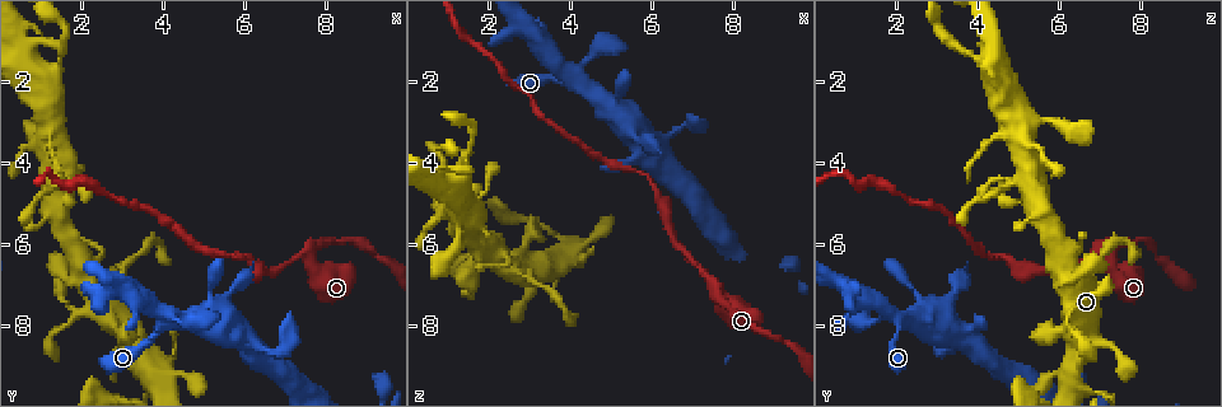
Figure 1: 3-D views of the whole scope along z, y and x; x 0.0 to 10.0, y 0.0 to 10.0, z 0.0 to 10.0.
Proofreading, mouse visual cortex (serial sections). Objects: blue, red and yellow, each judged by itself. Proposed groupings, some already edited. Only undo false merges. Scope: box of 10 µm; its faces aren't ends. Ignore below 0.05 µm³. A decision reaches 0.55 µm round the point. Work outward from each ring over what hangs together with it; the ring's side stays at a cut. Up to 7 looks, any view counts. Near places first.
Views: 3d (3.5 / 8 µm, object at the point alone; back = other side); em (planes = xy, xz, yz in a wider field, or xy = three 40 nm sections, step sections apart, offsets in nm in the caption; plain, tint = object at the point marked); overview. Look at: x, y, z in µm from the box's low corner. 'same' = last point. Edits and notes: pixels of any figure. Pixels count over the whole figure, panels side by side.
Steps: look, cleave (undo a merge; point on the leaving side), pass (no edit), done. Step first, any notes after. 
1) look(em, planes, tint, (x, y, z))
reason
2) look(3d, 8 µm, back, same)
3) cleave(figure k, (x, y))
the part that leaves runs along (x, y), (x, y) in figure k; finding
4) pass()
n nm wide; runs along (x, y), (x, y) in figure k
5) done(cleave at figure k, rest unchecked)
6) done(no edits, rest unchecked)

look(3d, 3.5 µm, (1.80, 7.90, 6.15))
three-way junction

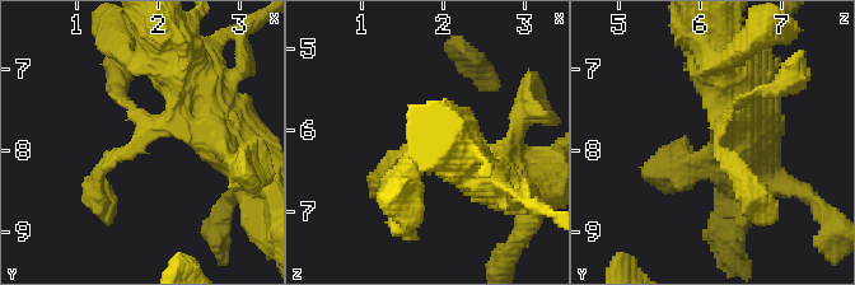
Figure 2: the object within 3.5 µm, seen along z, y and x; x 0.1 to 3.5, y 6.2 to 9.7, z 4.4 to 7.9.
look(em, xy, step 3, tint, (1.75, 7.90, 6.20))
3 arms; arms of 150, 200, 450 nm

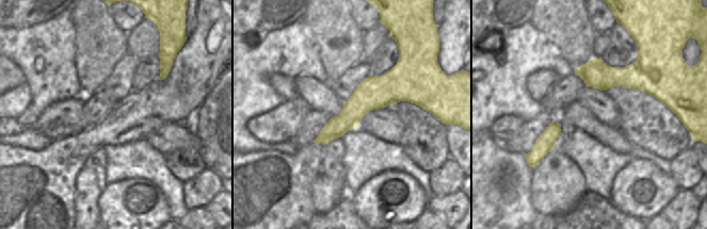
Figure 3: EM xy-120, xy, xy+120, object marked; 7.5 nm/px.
pass()
runs along (197, 87), (99, 169), (99, 196) in figure 2; continuous, no second cell

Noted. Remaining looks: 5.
look(3d, 8 µm, back, (7.55, 6.30, 7.15))

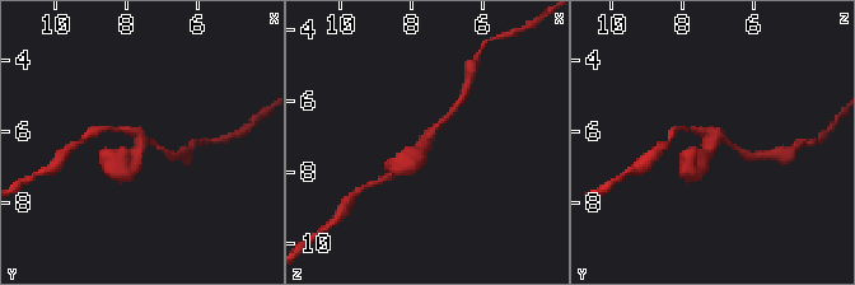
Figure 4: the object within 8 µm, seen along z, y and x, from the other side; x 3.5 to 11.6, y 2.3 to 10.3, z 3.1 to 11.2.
look(3d, 3.5 µm, back, same)

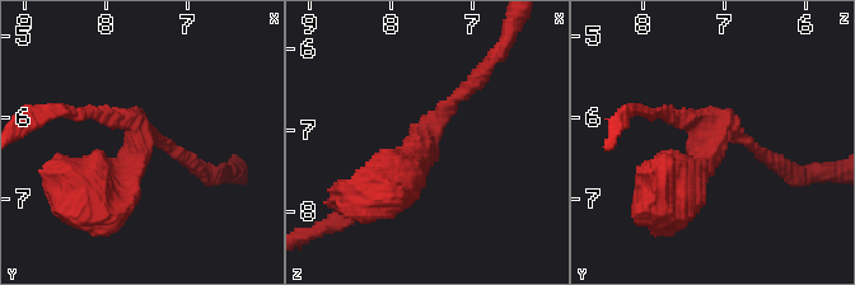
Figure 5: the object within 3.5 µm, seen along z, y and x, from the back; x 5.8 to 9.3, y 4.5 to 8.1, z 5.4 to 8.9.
look(em, xy, step 2, tint, (7.55, 6.25, 7.10))
3 arms; arms of 150, 200, 500 nm; now the EM

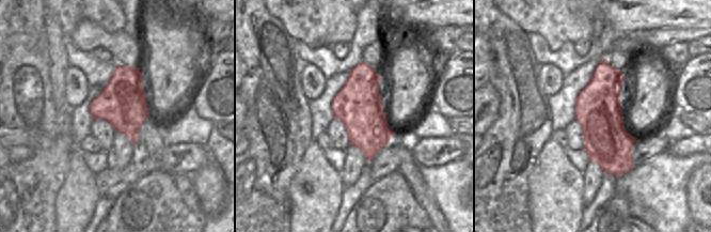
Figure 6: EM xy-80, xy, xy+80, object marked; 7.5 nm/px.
pass()
runs along (383, 177), (470, 85) in figure 5; all the same cell

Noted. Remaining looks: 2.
look(3d, 3.5 µm, (4.10, 9.25, 6.15))
a narrow waist

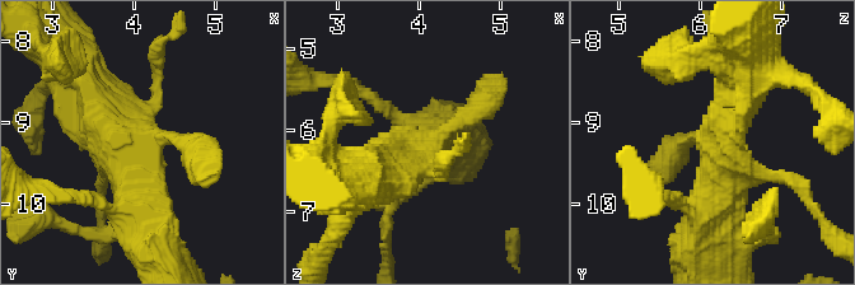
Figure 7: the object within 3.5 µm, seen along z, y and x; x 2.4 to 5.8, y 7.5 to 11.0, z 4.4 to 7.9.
look(em, xy, step 2, tint, (4.15, 9.20, 6.20))
shape alone is not enough

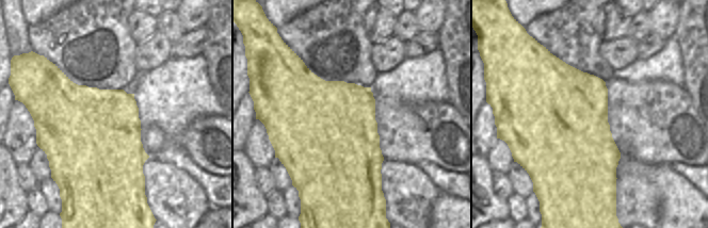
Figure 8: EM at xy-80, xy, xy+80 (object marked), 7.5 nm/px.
pass()
runs along (80, 75), (122, 141), (111, 177) in figure 7; continuous, no second cell

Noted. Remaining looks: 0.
done(no edits, rest unchecked)

